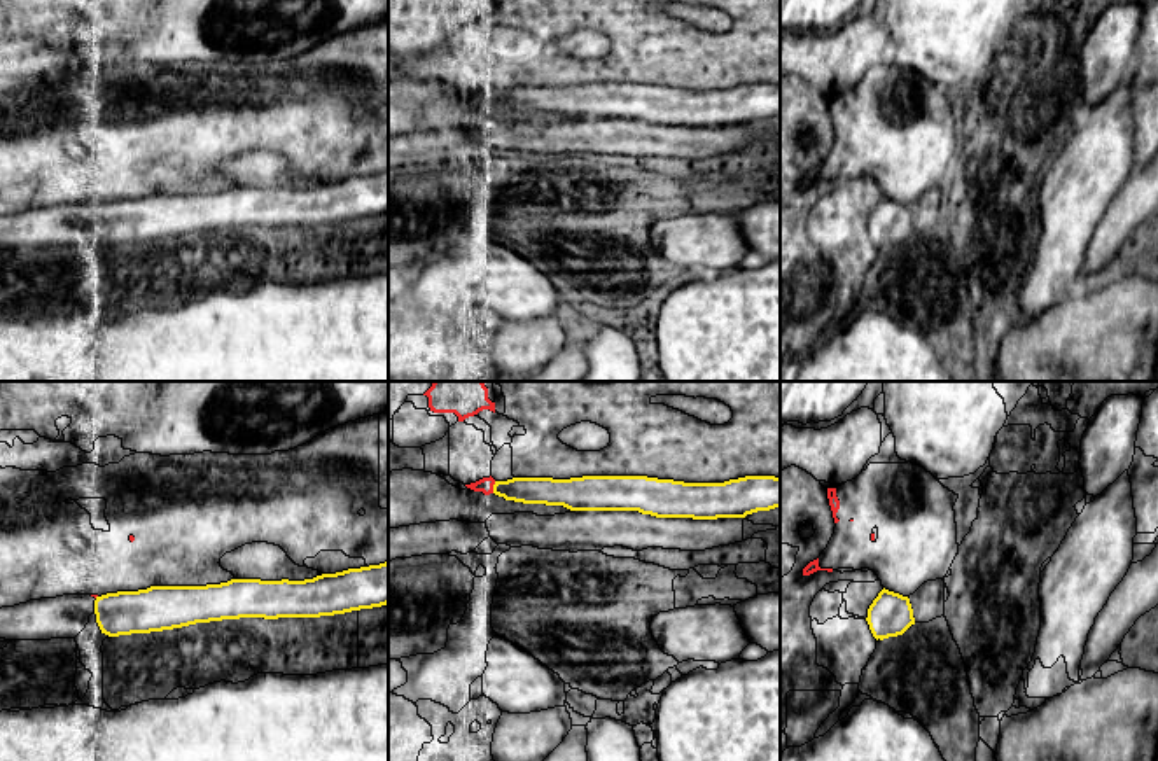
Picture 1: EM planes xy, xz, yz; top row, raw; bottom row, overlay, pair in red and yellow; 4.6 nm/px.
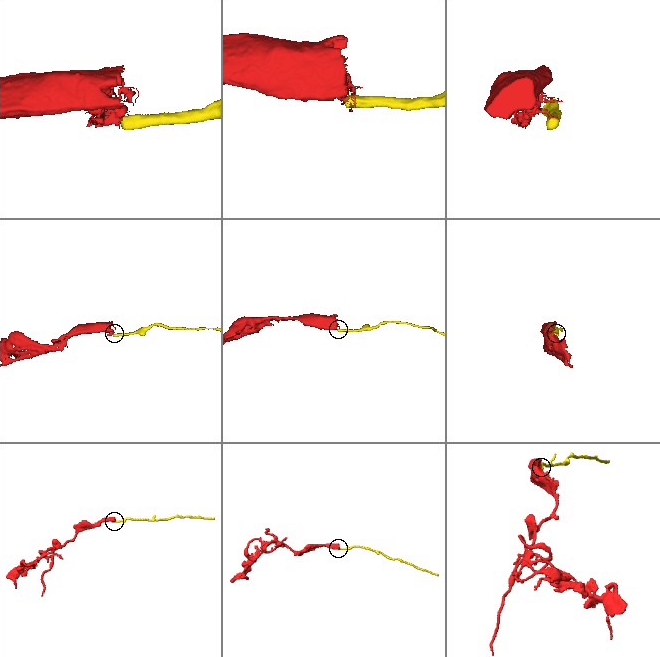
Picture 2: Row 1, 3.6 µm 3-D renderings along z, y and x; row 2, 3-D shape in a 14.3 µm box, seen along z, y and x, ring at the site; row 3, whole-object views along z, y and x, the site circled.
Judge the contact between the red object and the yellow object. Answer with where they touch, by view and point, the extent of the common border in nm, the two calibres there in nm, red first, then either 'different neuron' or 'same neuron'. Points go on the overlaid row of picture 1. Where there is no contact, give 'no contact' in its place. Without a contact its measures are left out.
contact xz (492, 487); length 60 nm; calibres 70 and 130 nm; different neuron

